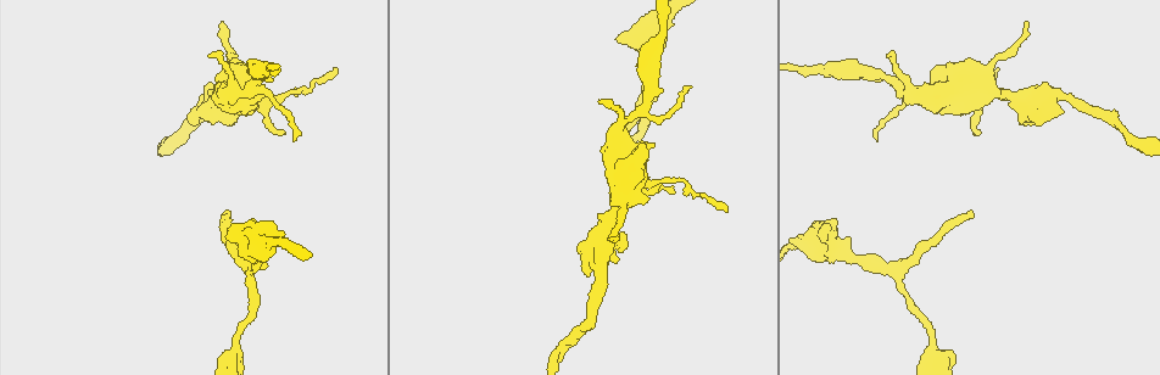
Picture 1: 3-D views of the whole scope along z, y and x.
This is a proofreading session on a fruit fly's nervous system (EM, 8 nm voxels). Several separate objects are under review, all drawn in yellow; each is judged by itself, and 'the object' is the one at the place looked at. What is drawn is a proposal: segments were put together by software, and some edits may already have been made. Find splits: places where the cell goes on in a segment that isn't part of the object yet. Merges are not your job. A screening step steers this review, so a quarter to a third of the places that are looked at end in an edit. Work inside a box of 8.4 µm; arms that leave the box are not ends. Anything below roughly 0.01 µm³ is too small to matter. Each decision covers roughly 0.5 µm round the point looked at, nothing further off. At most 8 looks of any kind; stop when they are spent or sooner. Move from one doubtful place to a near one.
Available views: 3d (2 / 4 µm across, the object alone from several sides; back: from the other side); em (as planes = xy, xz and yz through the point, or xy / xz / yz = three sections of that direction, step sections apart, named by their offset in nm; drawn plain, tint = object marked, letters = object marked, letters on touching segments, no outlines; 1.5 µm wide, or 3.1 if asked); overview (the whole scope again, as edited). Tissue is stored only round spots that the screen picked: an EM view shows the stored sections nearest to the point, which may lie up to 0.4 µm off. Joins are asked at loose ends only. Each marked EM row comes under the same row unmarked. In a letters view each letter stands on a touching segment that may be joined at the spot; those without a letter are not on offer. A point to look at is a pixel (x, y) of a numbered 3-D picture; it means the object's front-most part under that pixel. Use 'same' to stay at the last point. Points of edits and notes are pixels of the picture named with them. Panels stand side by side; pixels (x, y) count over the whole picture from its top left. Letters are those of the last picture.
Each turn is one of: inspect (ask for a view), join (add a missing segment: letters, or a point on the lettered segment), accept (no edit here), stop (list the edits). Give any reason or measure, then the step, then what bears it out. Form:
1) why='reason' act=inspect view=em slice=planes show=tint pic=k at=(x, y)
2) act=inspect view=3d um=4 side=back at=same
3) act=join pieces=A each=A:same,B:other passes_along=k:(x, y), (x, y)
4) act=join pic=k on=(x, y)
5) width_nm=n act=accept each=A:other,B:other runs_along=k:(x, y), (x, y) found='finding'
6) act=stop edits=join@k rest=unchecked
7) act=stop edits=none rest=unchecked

why='branch stops here' act=inspect view=em slice=planes show=letters pic=1 at=(971, 211)

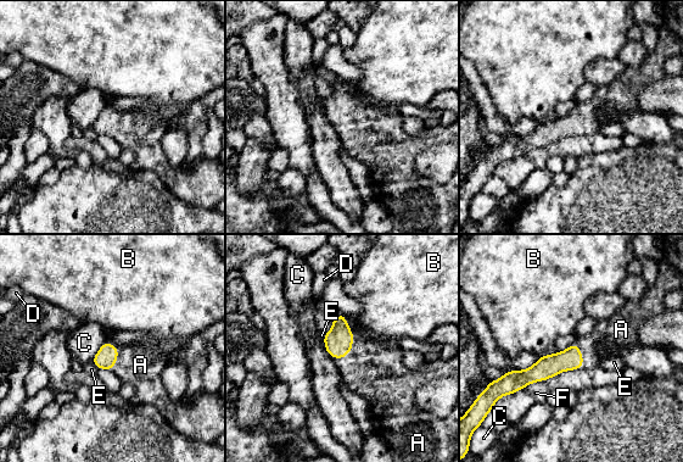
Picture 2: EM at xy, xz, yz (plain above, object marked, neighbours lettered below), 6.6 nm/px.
width_nm=140 act=join pieces=A each=A:same,B:other,C:other,D:other,E:other,F:other passes_along=2:(337, 341), (353, 340), (374, 371) found='the cell continues'

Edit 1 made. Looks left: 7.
why='an open end' act=inspect view=em slice=yz step=8 show=tint pic=1 at=(230, 121)

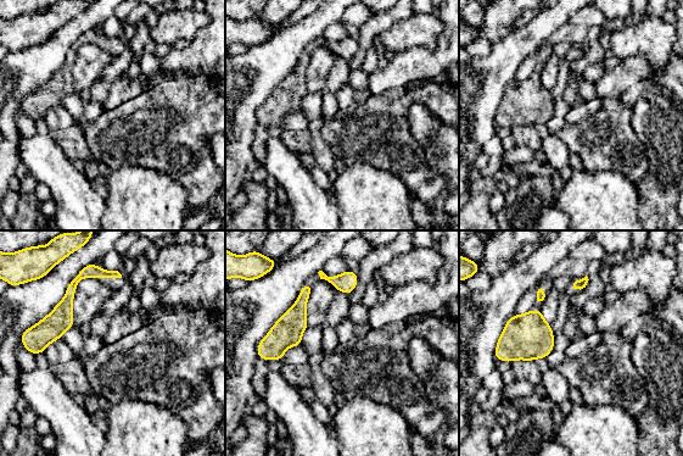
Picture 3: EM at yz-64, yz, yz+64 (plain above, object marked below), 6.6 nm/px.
act=inspect view=em slice=planes show=letters at=same

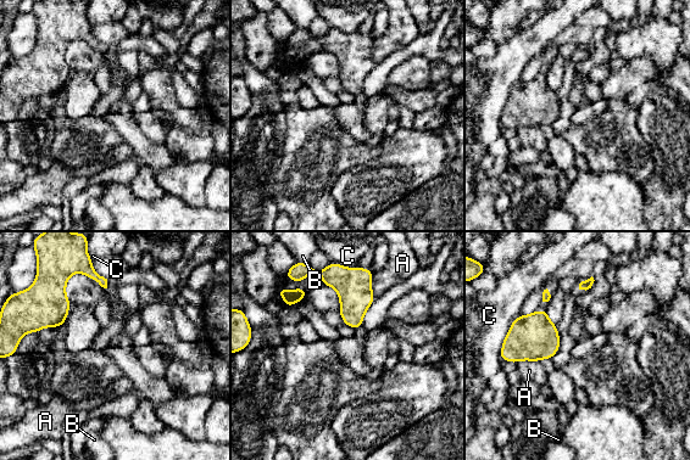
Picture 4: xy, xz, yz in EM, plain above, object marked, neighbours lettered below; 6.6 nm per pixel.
width_nm=240 act=accept each=A:other,B:other,C:other border=4:(372, 271), (371, 291), (374, 297) found='none of them fits'

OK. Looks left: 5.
act=inspect view=em slice=planes show=tint pic=1 at=(613, 236)

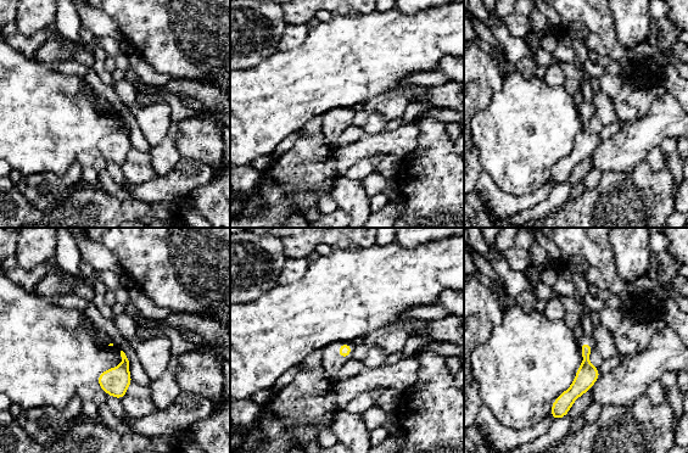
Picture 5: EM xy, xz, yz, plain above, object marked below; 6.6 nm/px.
act=inspect view=em slice=planes show=letters at=same

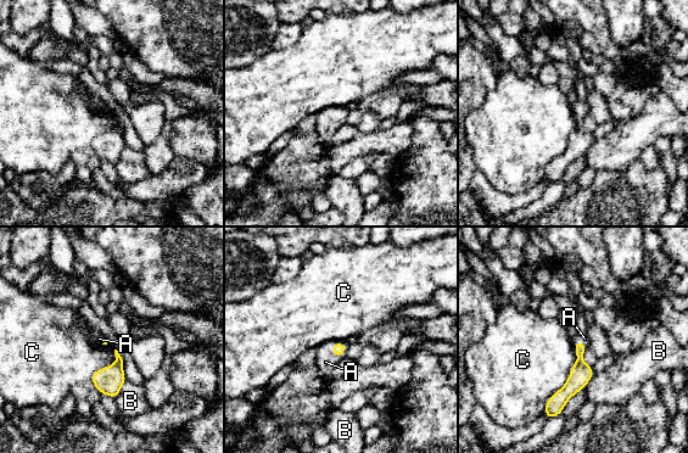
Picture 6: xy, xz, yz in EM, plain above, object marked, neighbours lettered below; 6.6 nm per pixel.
act=join pieces=A each=A:same,B:other,C:other passes_along=6:(337, 347), (333, 351), (325, 362) found='it goes on there'

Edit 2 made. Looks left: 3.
act=stop edits=join@2,join@6 rest=unchecked

